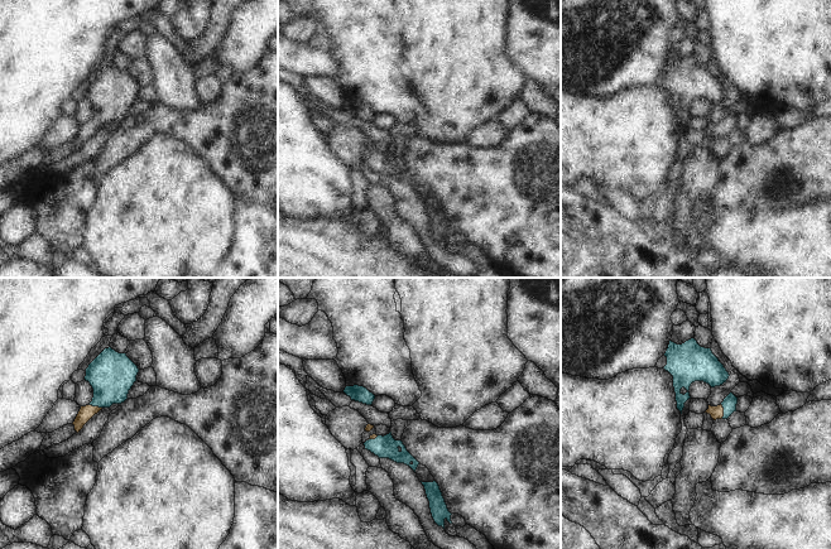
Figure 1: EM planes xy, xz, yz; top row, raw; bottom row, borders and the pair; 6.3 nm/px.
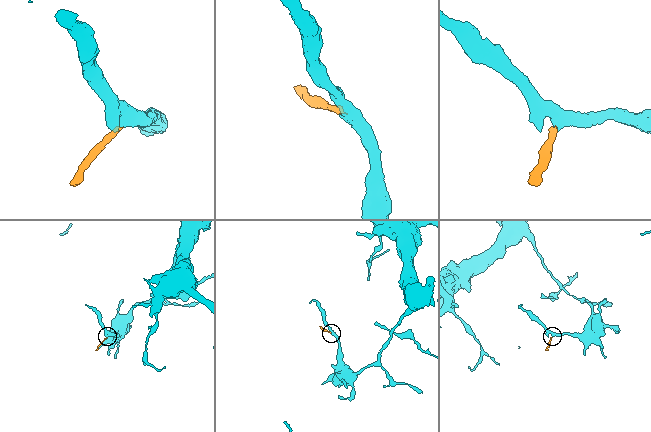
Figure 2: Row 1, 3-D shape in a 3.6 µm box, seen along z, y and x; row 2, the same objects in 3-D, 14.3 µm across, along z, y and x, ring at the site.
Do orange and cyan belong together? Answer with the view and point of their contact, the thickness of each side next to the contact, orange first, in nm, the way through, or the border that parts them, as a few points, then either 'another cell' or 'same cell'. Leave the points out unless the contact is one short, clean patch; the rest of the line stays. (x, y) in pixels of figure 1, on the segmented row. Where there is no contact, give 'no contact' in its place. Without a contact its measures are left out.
yz (723, 412) | 80/90 nm | across yz (715, 412), (723, 412), (729, 404) | same cell

